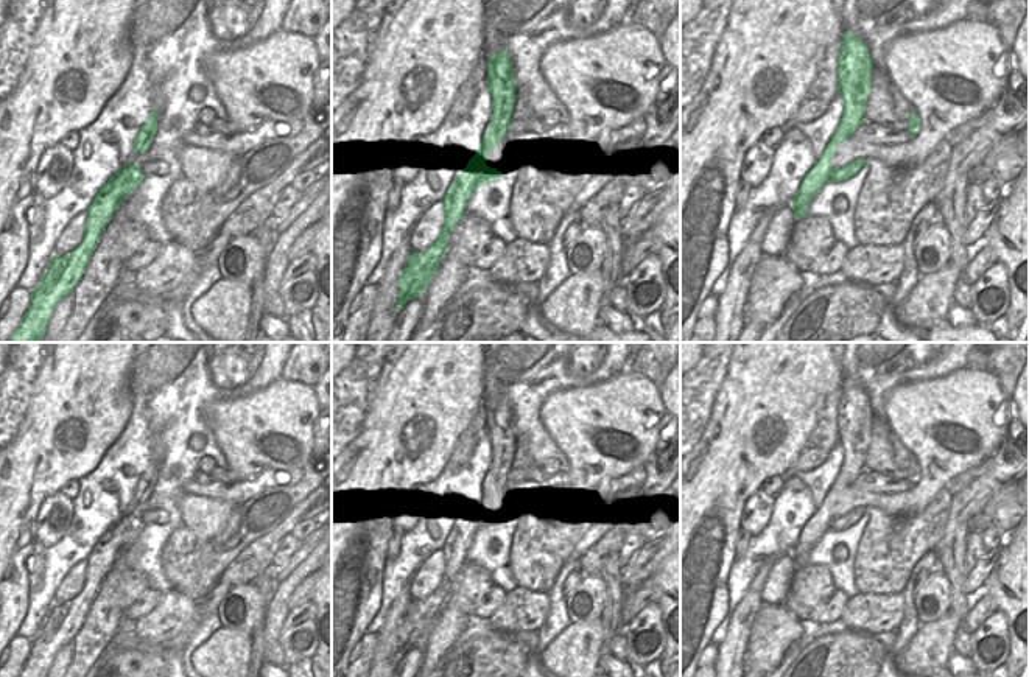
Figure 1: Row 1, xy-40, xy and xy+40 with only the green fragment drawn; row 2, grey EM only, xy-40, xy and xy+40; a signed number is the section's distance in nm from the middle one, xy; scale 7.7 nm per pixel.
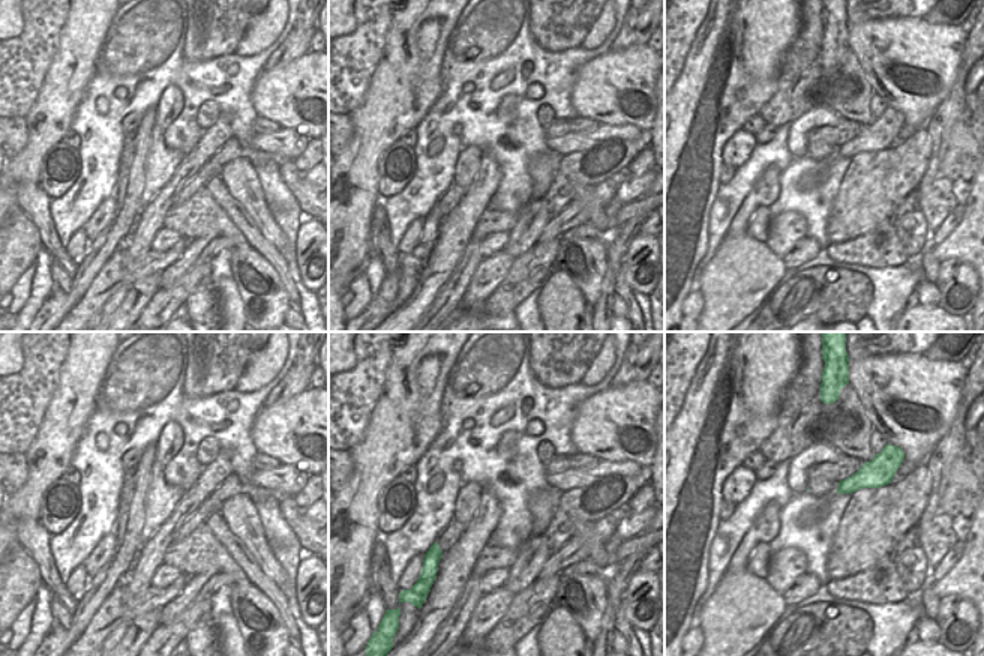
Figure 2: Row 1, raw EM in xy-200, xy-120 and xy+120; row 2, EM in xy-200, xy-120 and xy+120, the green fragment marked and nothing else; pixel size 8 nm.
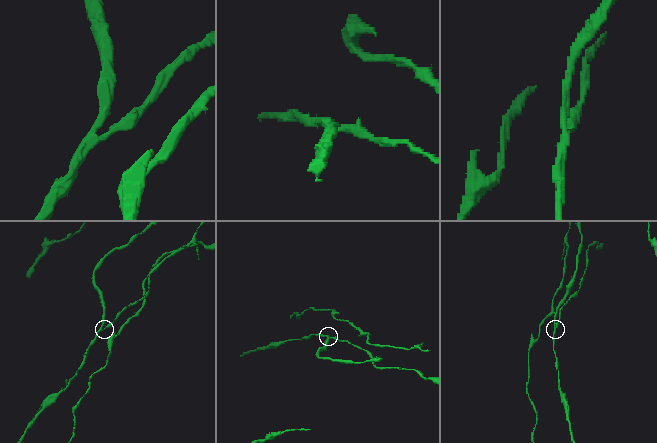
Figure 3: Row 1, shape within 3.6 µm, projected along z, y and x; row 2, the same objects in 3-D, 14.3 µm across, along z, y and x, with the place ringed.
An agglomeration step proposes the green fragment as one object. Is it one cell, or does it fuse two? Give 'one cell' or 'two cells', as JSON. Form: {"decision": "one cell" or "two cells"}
{"decision": "two cells"}

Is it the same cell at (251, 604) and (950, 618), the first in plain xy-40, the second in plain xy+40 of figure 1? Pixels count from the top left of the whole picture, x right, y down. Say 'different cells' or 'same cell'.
different cells

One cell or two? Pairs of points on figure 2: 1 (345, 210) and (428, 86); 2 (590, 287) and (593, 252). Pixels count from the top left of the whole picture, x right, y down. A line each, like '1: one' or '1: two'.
1: one
2: one

